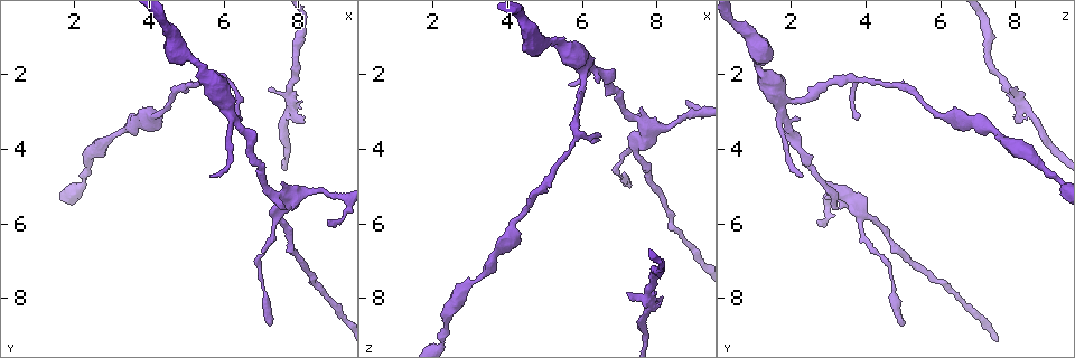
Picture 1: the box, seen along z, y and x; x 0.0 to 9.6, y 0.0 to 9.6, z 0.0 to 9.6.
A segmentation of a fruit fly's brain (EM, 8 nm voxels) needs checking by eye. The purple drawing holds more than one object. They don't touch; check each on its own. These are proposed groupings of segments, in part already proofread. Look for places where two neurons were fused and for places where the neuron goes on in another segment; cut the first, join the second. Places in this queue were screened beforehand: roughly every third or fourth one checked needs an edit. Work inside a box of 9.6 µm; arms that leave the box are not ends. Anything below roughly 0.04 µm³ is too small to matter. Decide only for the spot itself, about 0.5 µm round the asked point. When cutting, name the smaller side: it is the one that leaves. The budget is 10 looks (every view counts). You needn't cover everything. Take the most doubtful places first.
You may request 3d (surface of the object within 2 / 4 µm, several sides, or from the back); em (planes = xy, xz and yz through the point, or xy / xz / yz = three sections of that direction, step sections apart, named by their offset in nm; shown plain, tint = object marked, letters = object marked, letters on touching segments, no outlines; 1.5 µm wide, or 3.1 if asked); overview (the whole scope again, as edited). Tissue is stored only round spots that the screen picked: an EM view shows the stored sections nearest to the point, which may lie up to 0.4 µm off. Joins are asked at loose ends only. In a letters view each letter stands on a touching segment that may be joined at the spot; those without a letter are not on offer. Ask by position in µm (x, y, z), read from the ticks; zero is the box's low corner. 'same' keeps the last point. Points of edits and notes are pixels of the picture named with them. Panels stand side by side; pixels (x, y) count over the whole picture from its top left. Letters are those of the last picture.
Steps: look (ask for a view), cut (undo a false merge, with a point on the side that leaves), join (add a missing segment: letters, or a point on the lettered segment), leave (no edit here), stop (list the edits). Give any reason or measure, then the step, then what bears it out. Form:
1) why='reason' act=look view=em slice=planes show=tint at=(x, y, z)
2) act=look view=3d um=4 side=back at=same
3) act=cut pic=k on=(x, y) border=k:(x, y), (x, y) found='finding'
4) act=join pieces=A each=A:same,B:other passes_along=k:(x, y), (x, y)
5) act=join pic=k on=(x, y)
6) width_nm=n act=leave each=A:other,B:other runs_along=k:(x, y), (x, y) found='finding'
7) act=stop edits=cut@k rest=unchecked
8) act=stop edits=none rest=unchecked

why='an open end' act=look view=em slice=planes show=letters at=(5.70, 4.75, 2.30)

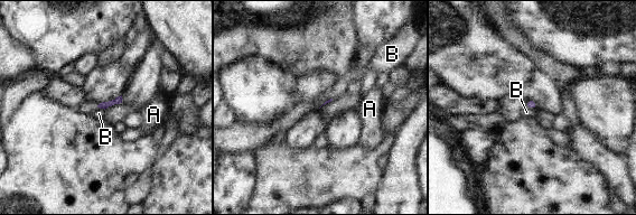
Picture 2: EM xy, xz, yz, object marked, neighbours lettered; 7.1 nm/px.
act=leave each=A:other,B:other border=2:(525, 108), (533, 108), (535, 110) found='no lettered segment goes on from it'

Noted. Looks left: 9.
why='thin end' act=look view=3d um=2 at=(8.10, 3.35, 8.05)

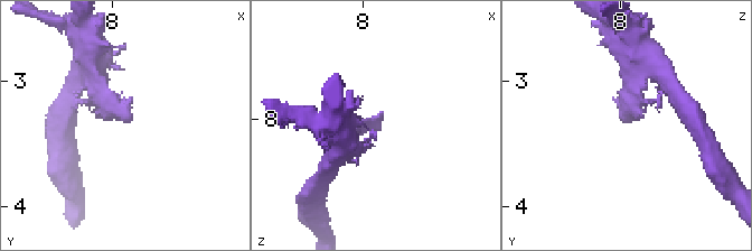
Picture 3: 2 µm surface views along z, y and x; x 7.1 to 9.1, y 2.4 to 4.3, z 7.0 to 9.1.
why='shape alone is not enough' act=look view=em slice=planes show=tint at=(8.12, 3.34, 8.02)

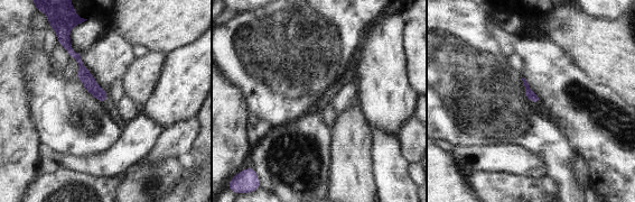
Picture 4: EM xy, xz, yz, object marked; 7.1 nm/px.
act=look view=em slice=planes show=letters at=same

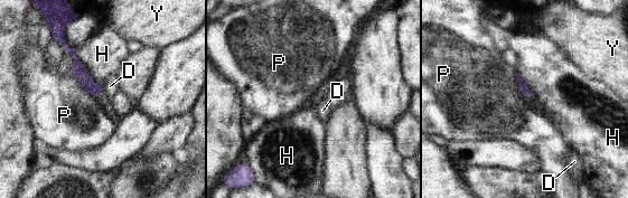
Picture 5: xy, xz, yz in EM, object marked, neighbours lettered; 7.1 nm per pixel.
act=leave each=D:other,H:other,P:other,Y:other found='none of them fits'

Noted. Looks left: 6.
why='tapers out' act=look view=3d um=2 at=(6.25, 3.10, 3.75)

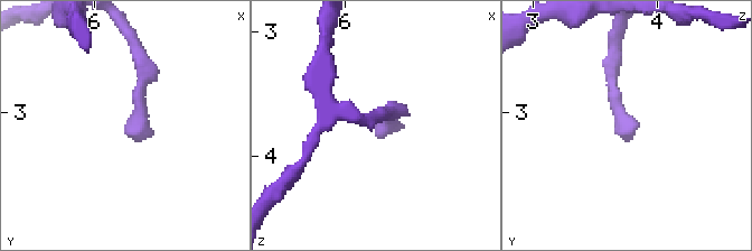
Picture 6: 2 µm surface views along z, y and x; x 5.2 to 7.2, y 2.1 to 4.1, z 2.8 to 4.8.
why='need the tissue' act=look view=em slice=planes show=plain at=(6.28, 3.12, 3.80)

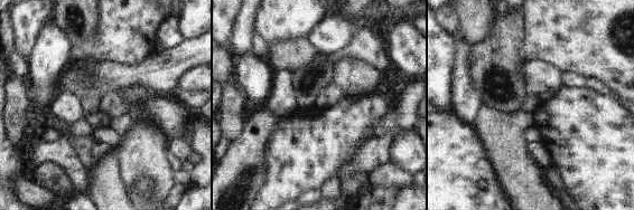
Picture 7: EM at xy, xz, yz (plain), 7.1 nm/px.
why='see the neighbours' act=look view=em slice=planes show=letters at=same

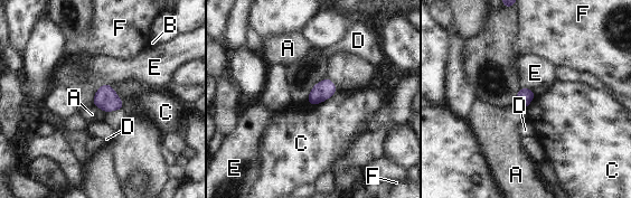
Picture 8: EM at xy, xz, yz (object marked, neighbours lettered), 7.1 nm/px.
act=leave each=A:other,B:other,C:other,D:other,E:other,F:other found='no lettered segment goes on from it'

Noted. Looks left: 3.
why='sudden change in width' act=look view=em um=3.1 slice=planes show=tint at=(5.30, 1.65, 1.10)

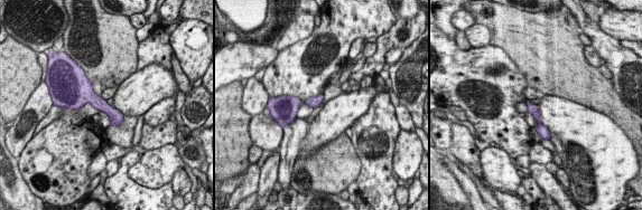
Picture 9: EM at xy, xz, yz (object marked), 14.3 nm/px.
why='what lies round it' act=look view=em um=3.1 slice=planes show=letters at=same

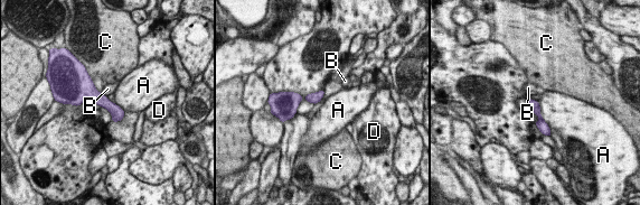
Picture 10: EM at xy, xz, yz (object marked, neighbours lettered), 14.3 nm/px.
longest_contact=A:550nm act=leave each=A:other,B:other,C:other,D:other border=10:(537, 100), (542, 118), (552, 136) found='all the same neuron'

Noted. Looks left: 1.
act=stop edits=none rest=unchecked

